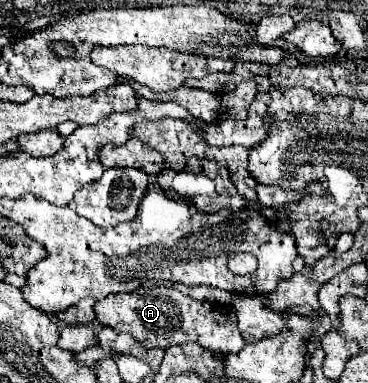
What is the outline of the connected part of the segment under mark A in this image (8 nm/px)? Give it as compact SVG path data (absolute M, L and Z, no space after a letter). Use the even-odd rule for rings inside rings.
M149 287L137 289L133 293L109 295L95 305L95 313L101 325L113 327L119 333L123 331L133 335L145 349L169 349L173 345L197 341L201 347L213 353L227 355L239 353L245 347L245 341L237 329L237 317L233 315L233 307L221 303L201 303L171 287Z

